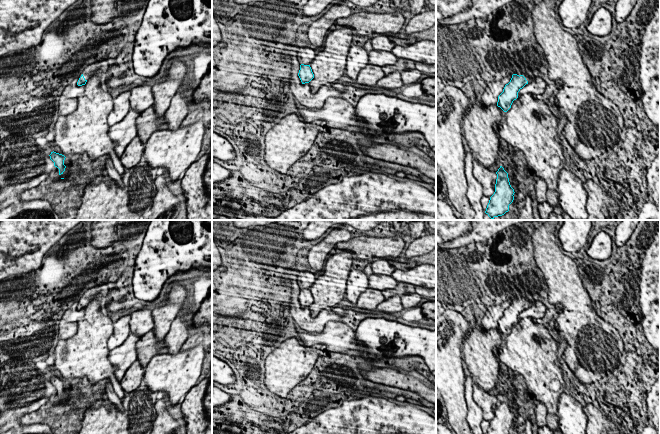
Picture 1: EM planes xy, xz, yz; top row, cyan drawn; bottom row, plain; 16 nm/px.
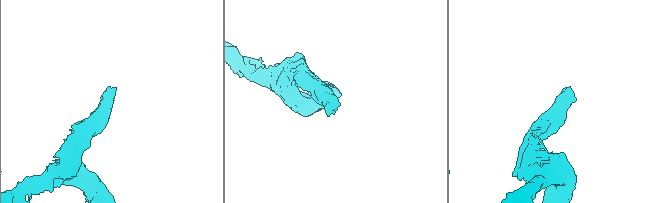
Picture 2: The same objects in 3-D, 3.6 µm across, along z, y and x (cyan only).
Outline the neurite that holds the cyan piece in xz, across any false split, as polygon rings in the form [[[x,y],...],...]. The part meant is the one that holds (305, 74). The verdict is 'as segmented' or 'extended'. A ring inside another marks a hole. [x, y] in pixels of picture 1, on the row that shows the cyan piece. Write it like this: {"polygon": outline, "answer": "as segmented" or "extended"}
{"polygon": [[[301,64],[298,76],[302,84],[309,83],[314,78],[310,65]]], "answer": "as segmented"}

